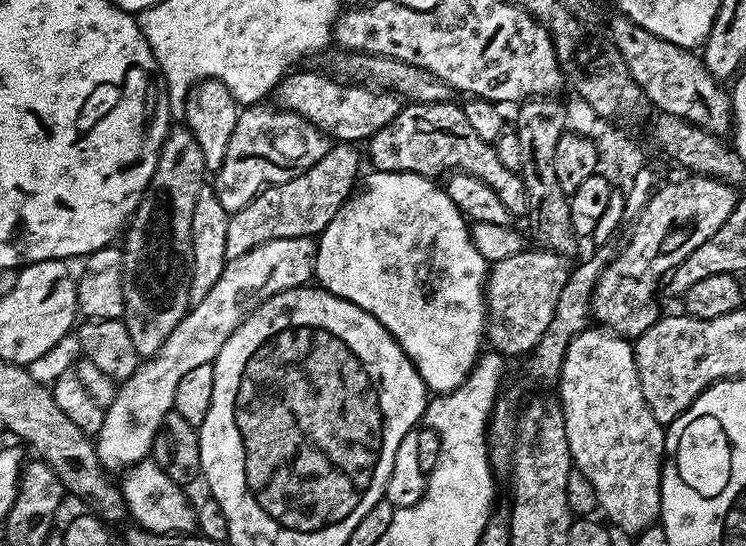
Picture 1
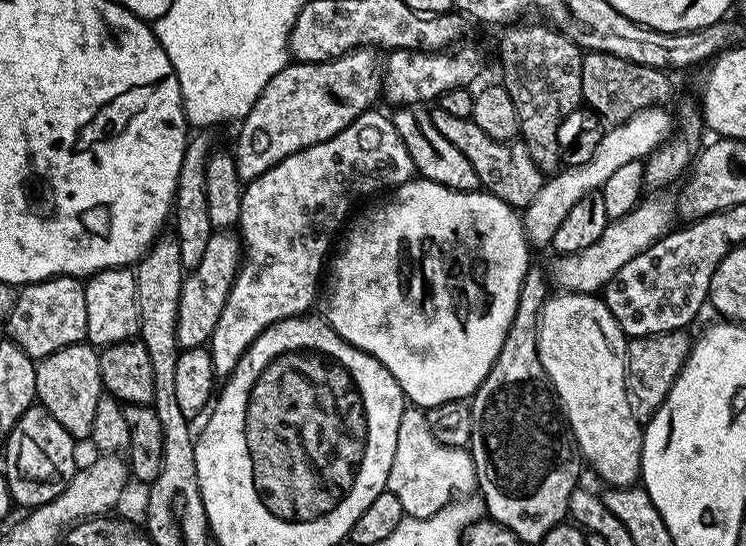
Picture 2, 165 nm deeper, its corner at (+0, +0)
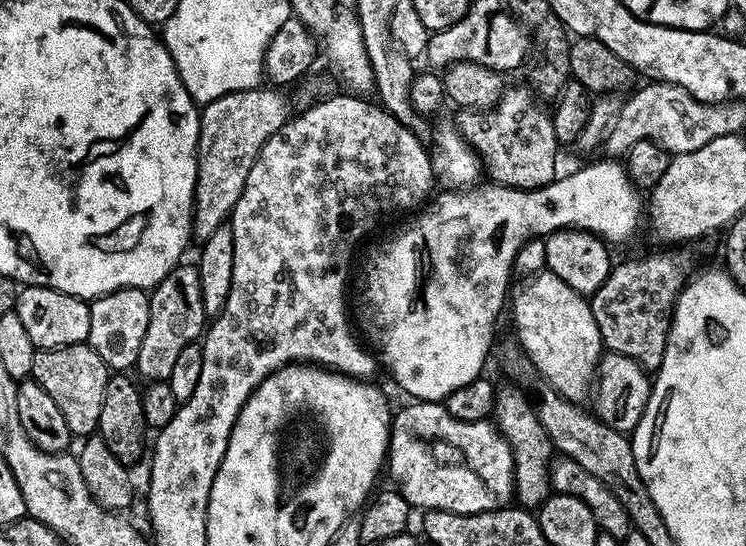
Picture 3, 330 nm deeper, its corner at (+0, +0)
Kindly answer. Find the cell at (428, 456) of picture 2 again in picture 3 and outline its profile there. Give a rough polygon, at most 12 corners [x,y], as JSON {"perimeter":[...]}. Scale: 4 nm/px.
{"perimeter":[[440,402],[393,415],[387,471],[413,509],[513,503],[514,462],[488,420]]}

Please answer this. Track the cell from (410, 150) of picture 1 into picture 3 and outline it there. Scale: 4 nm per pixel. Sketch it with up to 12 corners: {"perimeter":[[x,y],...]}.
{"perimeter":[[531,87],[461,108],[456,131],[487,179],[557,179],[552,117]]}

